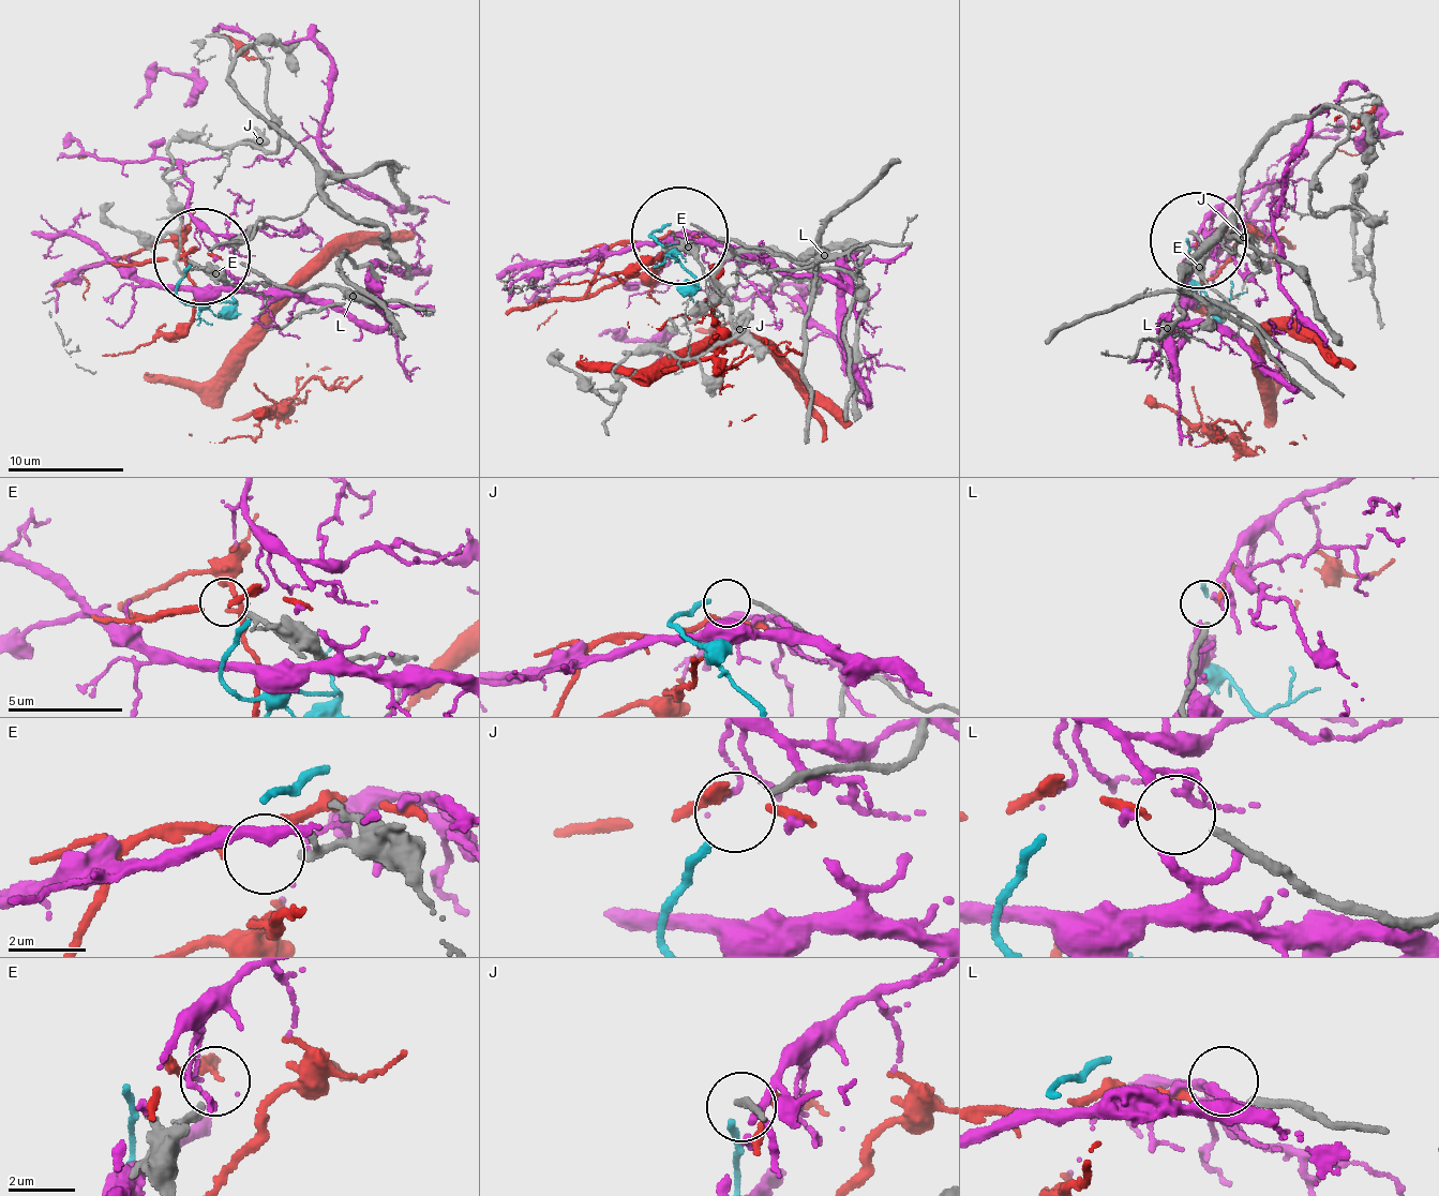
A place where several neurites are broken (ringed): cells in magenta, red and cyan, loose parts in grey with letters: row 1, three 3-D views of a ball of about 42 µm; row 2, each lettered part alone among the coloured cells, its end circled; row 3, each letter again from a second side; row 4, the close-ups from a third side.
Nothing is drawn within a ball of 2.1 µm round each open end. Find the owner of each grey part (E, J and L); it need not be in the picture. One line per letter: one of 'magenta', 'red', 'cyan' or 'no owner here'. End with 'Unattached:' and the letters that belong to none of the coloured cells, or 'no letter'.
E: no owner here
J: cyan
L: red
Unattached: E

